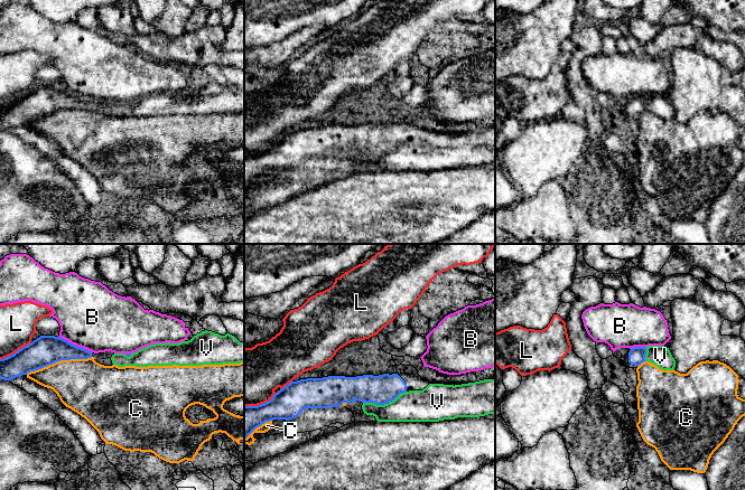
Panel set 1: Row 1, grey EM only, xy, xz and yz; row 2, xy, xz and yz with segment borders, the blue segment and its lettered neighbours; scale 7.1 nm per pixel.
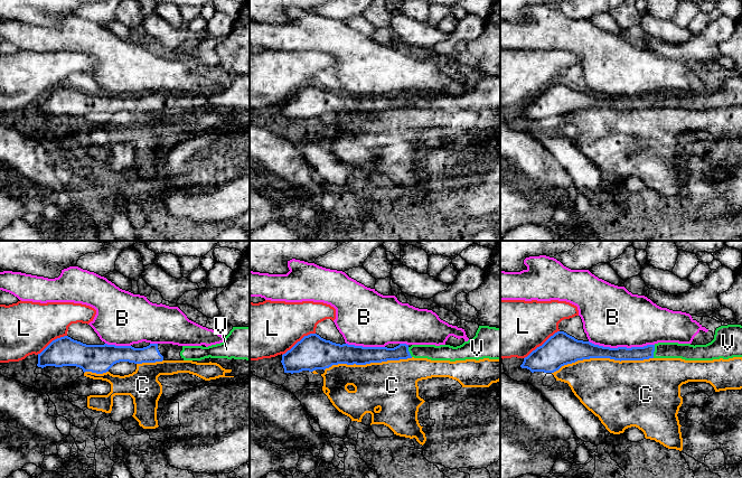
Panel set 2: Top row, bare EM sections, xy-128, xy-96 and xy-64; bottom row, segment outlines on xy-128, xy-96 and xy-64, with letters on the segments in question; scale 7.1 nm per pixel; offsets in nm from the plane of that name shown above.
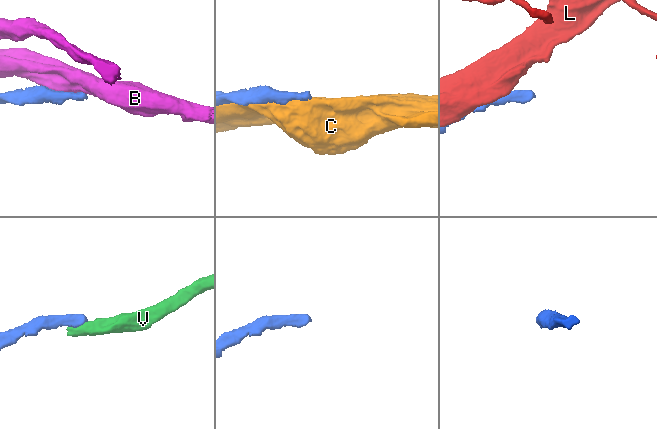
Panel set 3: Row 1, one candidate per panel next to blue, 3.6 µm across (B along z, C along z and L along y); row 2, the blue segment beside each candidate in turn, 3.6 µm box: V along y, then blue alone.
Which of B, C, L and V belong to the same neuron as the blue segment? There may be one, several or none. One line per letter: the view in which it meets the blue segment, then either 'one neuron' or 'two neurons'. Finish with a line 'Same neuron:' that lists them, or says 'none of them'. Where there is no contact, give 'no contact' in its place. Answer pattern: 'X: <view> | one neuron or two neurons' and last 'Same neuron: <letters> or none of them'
B: xy | two neurons
C: xy | two neurons
L: xz | two neurons
V: xz | one neuron
Same neuron: V

